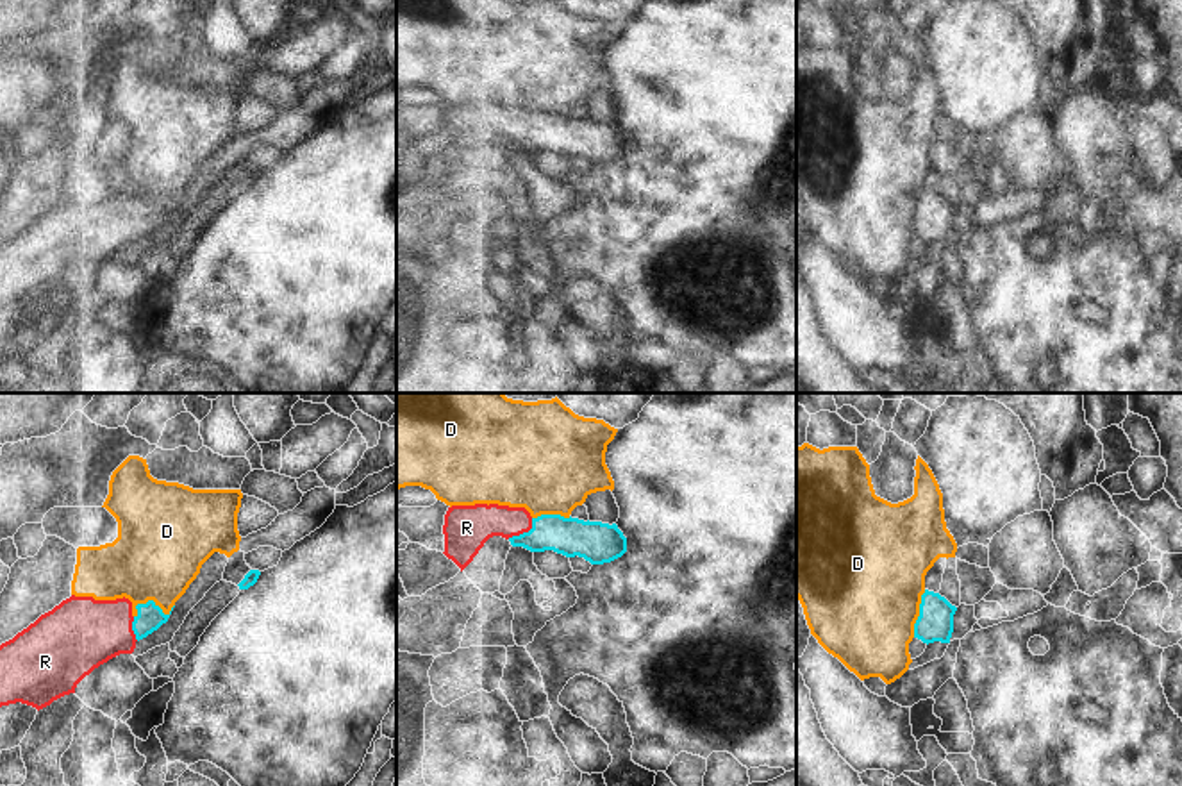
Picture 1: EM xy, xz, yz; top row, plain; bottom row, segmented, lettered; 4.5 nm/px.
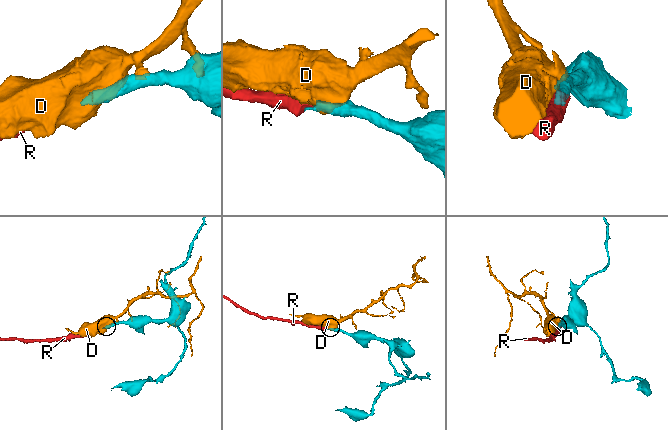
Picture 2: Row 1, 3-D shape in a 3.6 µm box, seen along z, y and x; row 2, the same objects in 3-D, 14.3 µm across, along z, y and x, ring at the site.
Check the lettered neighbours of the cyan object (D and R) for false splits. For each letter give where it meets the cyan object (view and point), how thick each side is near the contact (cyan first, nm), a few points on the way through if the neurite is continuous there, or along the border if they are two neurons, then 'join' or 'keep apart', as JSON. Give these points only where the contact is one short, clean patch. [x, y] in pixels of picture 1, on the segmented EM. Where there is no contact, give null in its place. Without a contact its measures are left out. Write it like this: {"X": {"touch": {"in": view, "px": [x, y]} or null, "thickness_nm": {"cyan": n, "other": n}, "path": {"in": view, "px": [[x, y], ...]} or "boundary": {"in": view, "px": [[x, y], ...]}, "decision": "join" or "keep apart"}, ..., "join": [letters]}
{"D": {"touch": {"in": "xy", "px": [150, 601]}, "thickness_nm": {"cyan": 120, "other": 400}, "boundary": {"in": "xy", "px": [[174, 604], [165, 613], [152, 601], [140, 602], [134, 617]]}, "decision": "keep apart"}, "R": {"touch": {"in": "xz", "px": [524, 533]}, "thickness_nm": {"cyan": 180, "other": 200}, "path": {"in": "xz", "px": [[570, 536], [524, 533], [516, 526], [468, 527]]}, "decision": "join"}, "join": ["R"]}

